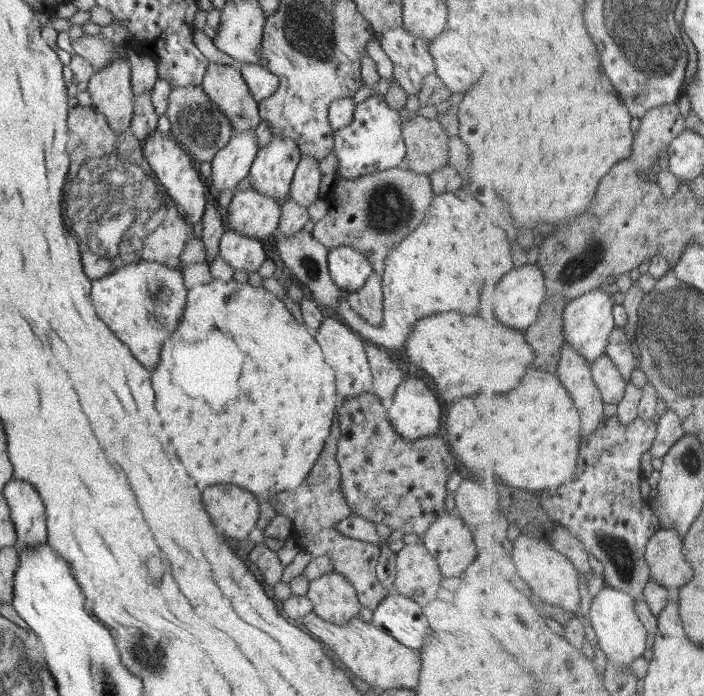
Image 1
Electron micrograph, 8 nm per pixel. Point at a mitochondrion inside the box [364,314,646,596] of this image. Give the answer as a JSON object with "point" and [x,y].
{"point":[620,552]}

